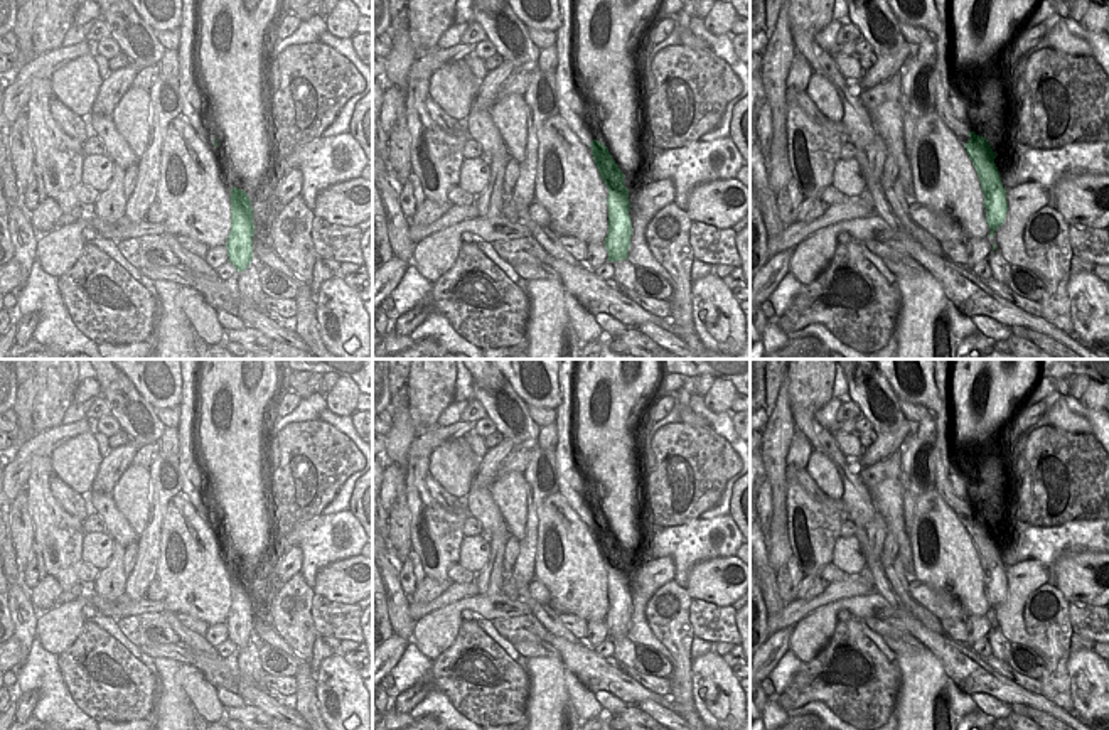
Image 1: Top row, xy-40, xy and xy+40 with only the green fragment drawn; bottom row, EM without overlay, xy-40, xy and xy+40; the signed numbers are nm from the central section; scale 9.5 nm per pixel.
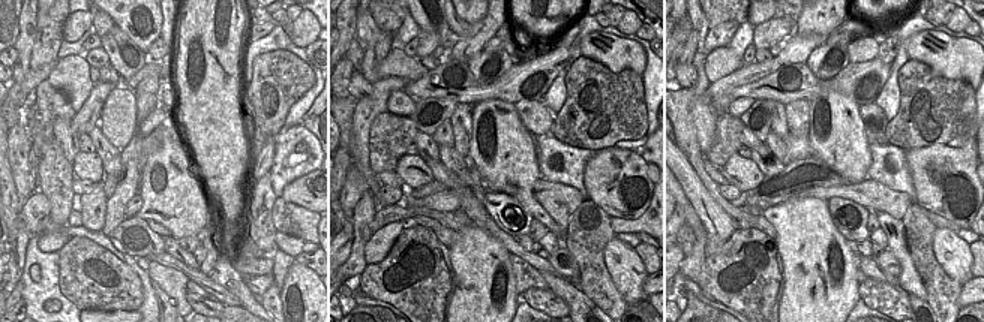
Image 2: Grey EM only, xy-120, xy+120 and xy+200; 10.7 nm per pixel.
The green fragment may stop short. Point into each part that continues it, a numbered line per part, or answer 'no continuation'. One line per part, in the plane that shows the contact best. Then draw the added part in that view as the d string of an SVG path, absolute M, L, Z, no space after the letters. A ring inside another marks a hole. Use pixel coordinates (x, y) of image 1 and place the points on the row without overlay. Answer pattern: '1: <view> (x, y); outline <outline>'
1: xy+40 (942, 486); outline M944 410L934 413L934 421L935 421L935 443L934 443L935 491L964 524L971 518L969 506L966 504L966 501L959 499L954 494L947 479L949 464L944 440L944 428L946 428Z

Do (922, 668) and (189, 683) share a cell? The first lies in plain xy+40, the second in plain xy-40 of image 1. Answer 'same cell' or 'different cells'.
different cells

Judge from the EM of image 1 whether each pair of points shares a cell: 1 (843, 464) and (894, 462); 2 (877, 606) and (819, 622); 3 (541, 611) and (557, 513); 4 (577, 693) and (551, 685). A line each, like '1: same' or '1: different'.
1: different
2: same
3: different
4: different

